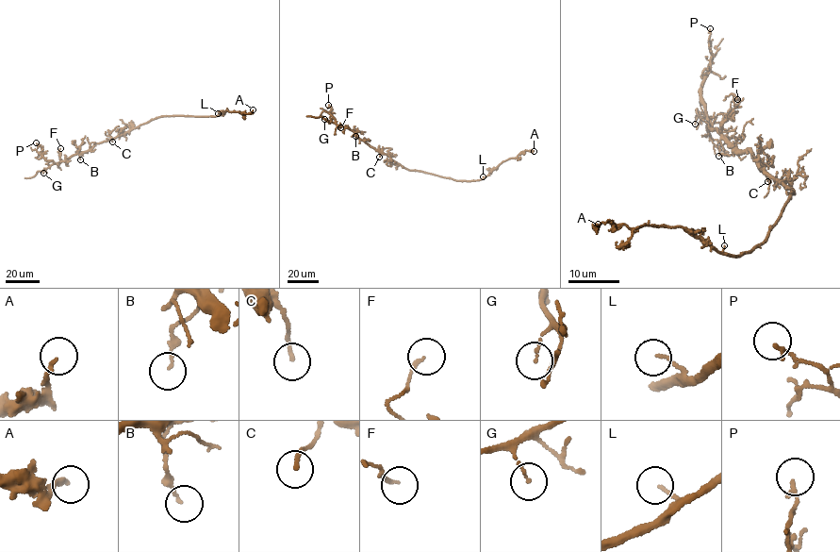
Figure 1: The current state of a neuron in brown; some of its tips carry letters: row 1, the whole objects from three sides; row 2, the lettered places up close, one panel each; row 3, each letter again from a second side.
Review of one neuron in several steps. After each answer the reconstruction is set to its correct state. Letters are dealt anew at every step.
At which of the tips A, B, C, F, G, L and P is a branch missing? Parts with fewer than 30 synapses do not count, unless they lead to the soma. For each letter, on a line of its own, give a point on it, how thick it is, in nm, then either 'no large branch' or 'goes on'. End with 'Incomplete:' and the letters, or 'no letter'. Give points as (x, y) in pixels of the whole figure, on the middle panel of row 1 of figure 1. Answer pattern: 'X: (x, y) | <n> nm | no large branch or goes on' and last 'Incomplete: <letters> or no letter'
A: (534, 151) | 170 nm | no large branch
B: (355, 136) | 90 nm | no large branch
C: (379, 157) | 150 nm | no large branch
F: (340, 127) | 150 nm | no large branch
G: (324, 119) | 80 nm | no large branch
L: (483, 176) | 110 nm | no large branch
P: (328, 105) | 140 nm | no large branch
Incomplete: no letter

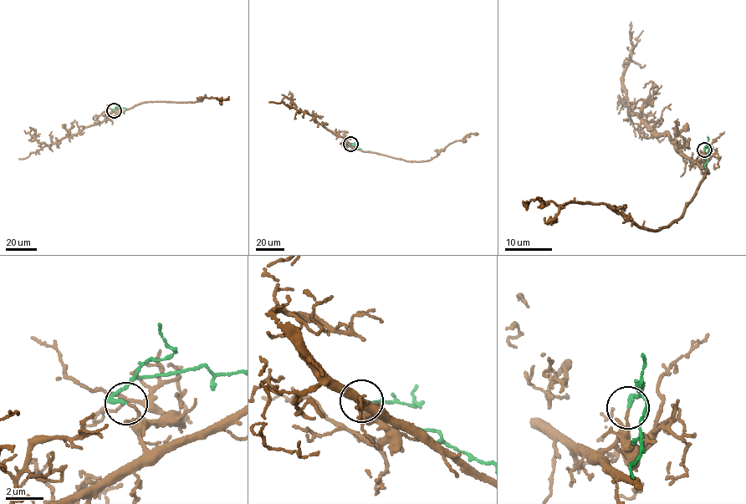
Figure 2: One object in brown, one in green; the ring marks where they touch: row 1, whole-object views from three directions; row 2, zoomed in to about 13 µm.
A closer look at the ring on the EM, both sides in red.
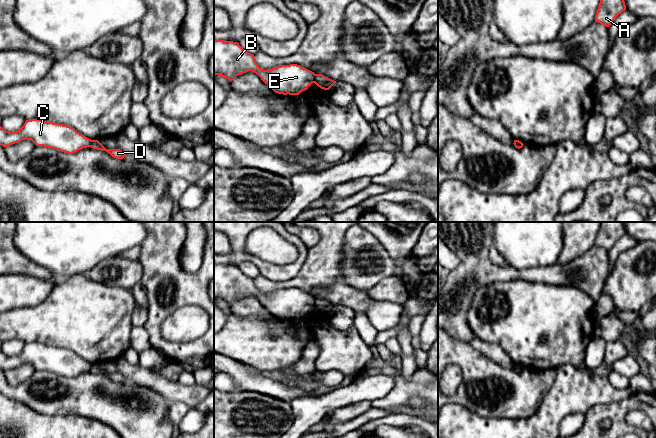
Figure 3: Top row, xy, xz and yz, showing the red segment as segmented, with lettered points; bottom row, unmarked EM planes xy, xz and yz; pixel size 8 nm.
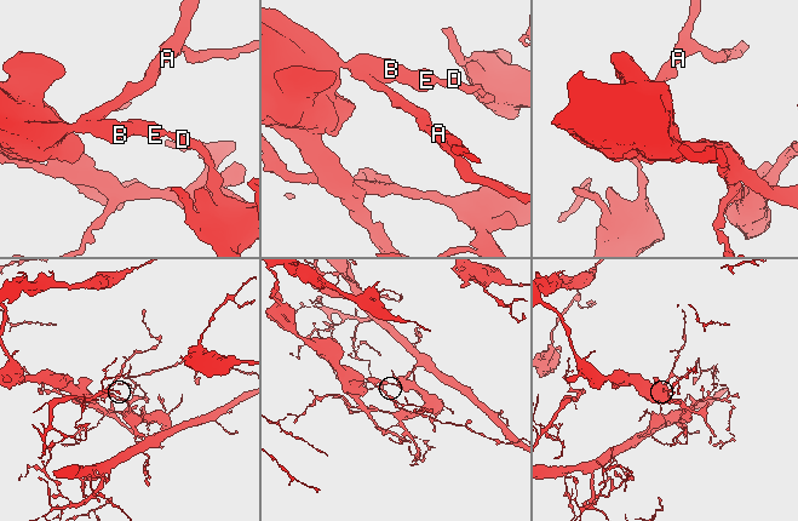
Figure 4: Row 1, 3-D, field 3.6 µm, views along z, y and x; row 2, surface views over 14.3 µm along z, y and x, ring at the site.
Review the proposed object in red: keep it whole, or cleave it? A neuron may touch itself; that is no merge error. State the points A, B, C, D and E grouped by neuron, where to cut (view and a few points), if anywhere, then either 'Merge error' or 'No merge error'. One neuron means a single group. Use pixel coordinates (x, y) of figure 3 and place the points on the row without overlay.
Groups: A B C E / D. Split along xz (316, 298), (313, 306). Merge error

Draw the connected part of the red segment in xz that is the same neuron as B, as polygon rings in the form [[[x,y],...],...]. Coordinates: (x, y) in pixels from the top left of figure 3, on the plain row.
[[[214,263],[214,299],[221,299],[231,306],[248,295],[256,297],[275,317],[283,319],[299,319],[314,307],[316,299],[297,288],[263,294],[254,279],[245,275],[238,266]]]

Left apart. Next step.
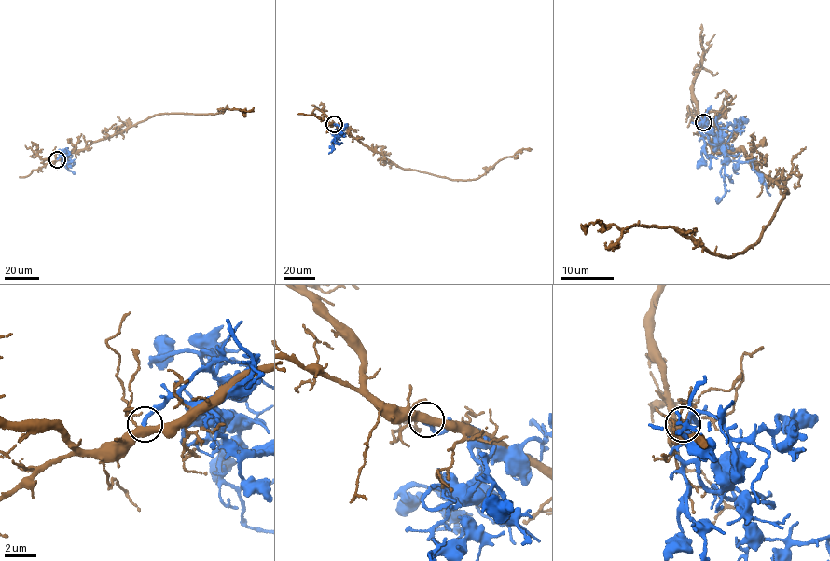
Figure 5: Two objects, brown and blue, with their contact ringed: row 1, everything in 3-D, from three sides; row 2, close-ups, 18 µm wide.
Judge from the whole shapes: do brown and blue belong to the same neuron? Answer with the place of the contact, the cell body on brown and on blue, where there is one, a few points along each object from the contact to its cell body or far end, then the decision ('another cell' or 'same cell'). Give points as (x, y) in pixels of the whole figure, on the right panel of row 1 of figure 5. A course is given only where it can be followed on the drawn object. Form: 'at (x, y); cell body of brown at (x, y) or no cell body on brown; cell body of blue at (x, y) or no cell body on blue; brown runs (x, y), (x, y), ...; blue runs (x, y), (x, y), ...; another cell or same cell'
at (703, 122); no cell body on brown; no cell body on blue; brown runs (702, 122), (785, 189), (754, 246), (727, 258), (672, 226), (586, 224); blue runs (702, 122), (708, 122), (705, 121), (714, 140), (733, 149), (726, 150), (726, 160), (751, 161), (770, 196); another cell

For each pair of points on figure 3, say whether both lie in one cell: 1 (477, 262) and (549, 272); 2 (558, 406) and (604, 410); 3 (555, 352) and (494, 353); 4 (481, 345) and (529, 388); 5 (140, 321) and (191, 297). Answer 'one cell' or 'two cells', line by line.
1: one cell
2: two cells
3: two cells
4: two cells
5: two cells

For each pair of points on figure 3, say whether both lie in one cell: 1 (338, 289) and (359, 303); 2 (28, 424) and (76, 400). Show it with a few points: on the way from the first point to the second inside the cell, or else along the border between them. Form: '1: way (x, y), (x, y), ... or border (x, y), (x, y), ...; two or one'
1: way (343, 294), (354, 298); one
2: border (25, 405), (44, 414), (71, 414); two

